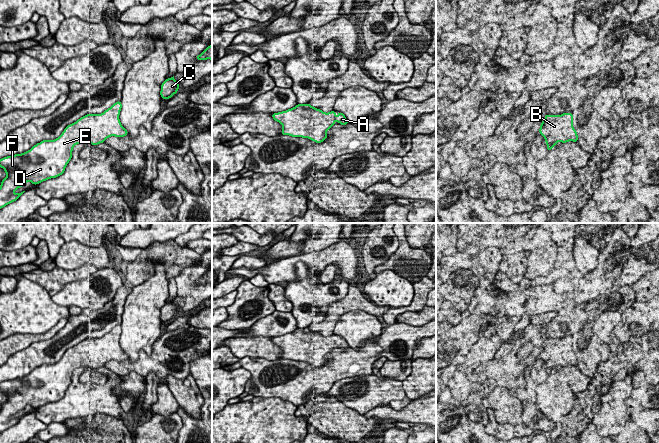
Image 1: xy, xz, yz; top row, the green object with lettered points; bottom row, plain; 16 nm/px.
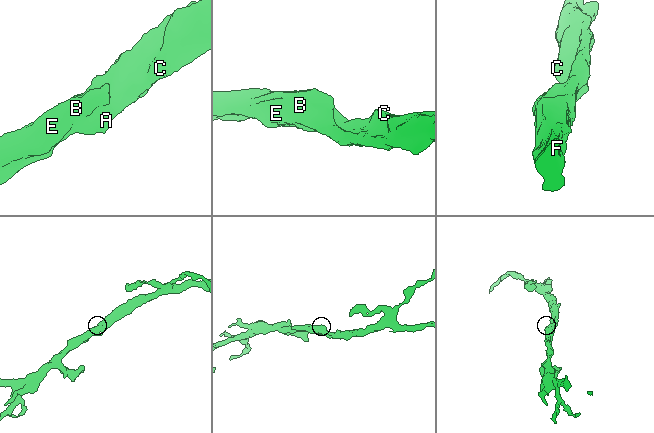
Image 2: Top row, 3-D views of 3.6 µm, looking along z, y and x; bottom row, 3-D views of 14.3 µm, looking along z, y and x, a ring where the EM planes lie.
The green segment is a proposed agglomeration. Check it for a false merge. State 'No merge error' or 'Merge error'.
No merge error

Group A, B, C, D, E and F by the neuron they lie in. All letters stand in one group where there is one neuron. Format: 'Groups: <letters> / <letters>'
Groups: A B C D E F

